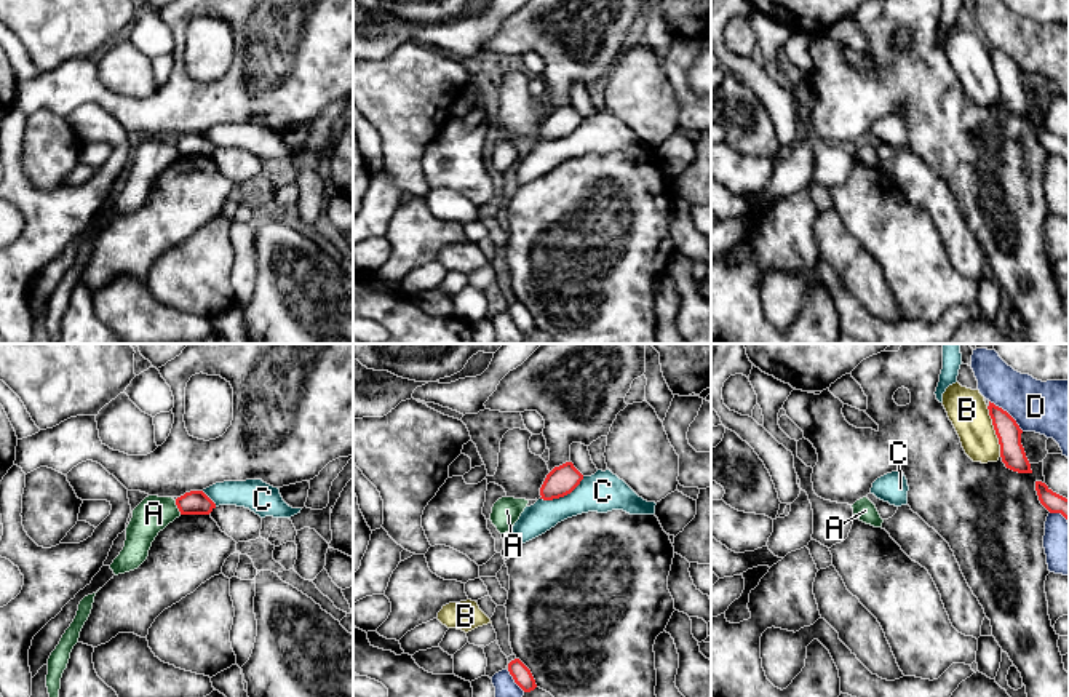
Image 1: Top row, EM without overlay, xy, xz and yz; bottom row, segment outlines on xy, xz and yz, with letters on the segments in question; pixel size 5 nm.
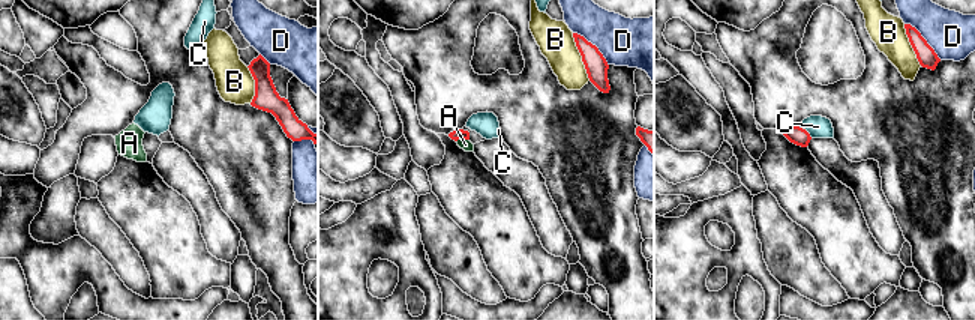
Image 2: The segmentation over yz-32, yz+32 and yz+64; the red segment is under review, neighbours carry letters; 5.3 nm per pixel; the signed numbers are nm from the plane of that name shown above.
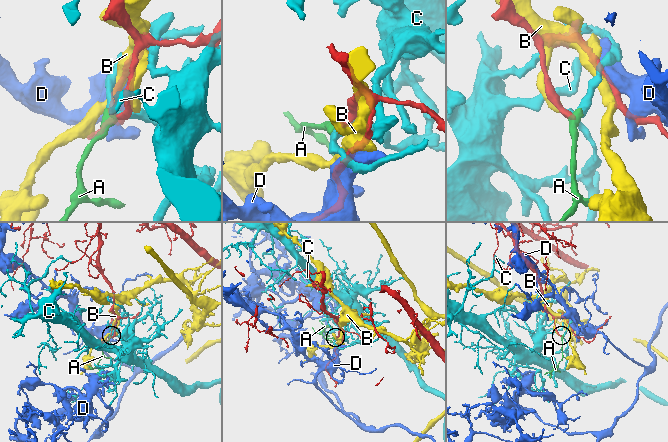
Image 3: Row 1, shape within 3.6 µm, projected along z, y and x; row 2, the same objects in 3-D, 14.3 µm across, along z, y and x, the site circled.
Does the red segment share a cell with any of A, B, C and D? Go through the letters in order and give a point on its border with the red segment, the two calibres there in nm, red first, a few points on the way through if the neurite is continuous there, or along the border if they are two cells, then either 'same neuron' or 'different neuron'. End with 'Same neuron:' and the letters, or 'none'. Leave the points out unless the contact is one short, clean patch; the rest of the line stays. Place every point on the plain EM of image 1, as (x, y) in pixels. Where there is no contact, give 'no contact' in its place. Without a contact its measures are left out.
A: contact xy (178, 149); calibres 130 and 180 nm; border xy (174, 143), (181, 155); different neuron
B: contact yz (996, 74); calibres 120 and 200 nm; different neuron
C: contact xz (563, 138); calibres 150 and 200 nm; different neuron
D: contact yz (1007, 55); calibres 120 and 280 nm; different neuron
Same neuron: none

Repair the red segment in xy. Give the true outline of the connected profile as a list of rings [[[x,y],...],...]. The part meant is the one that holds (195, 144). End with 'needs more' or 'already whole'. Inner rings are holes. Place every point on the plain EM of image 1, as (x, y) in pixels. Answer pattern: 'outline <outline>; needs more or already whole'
outline [[[190,133],[176,141],[181,157],[209,157],[216,145],[203,133]]]; already whole

